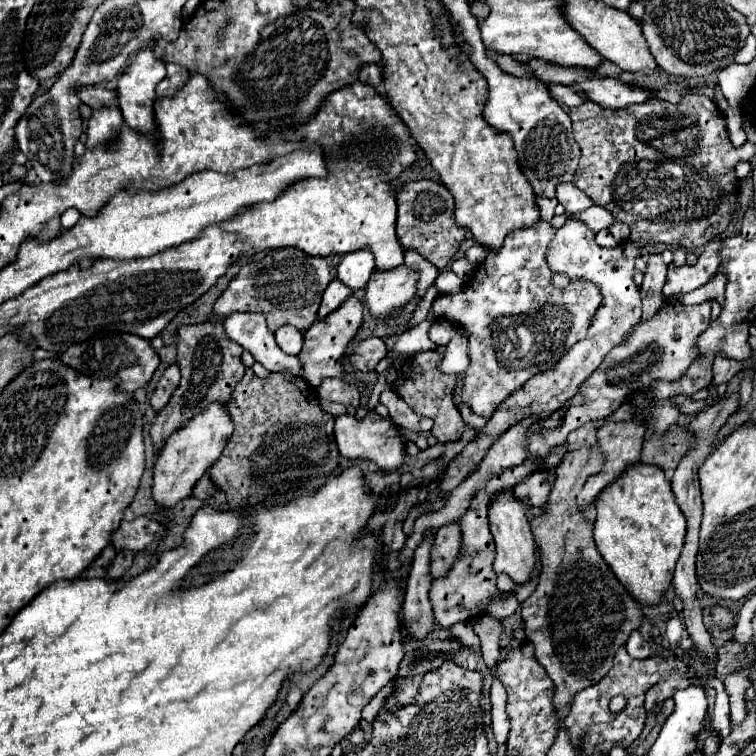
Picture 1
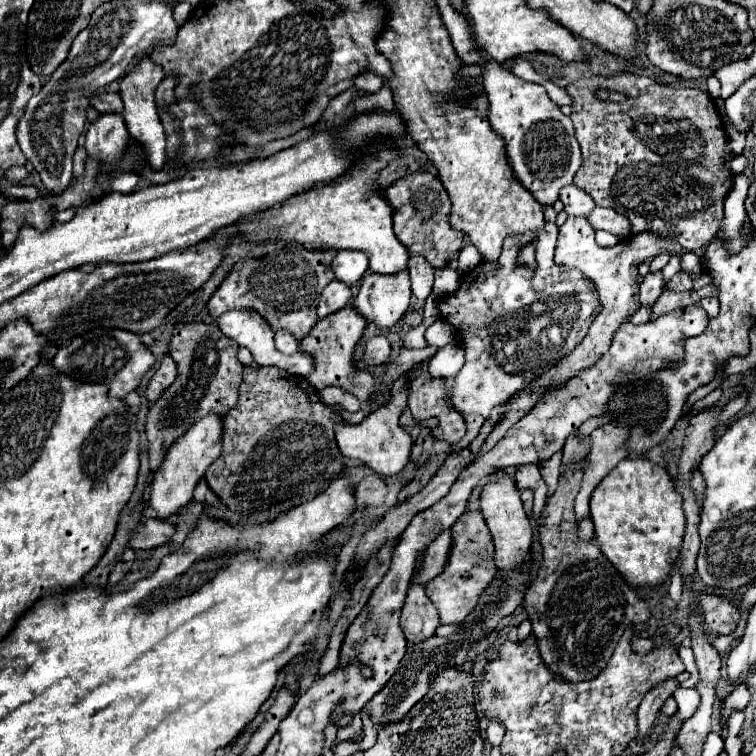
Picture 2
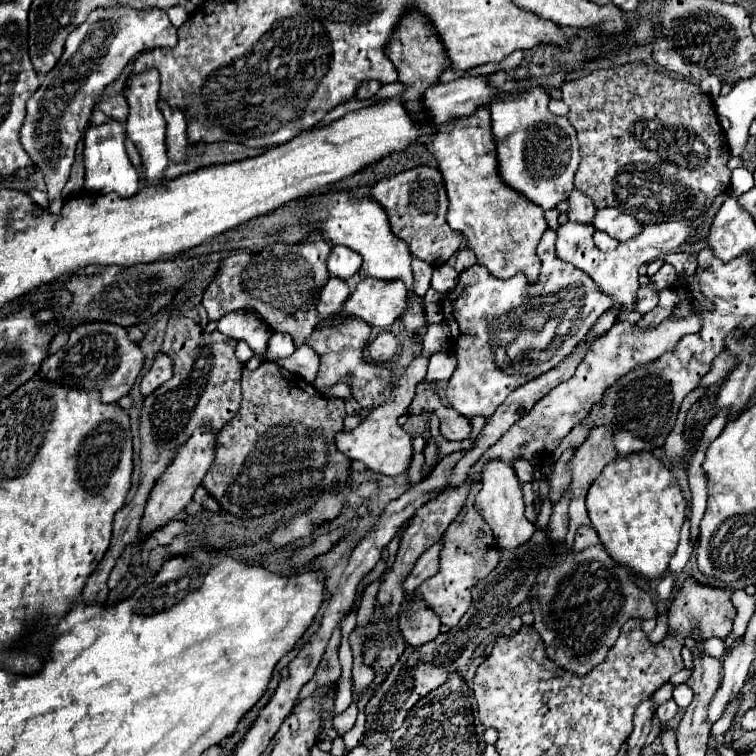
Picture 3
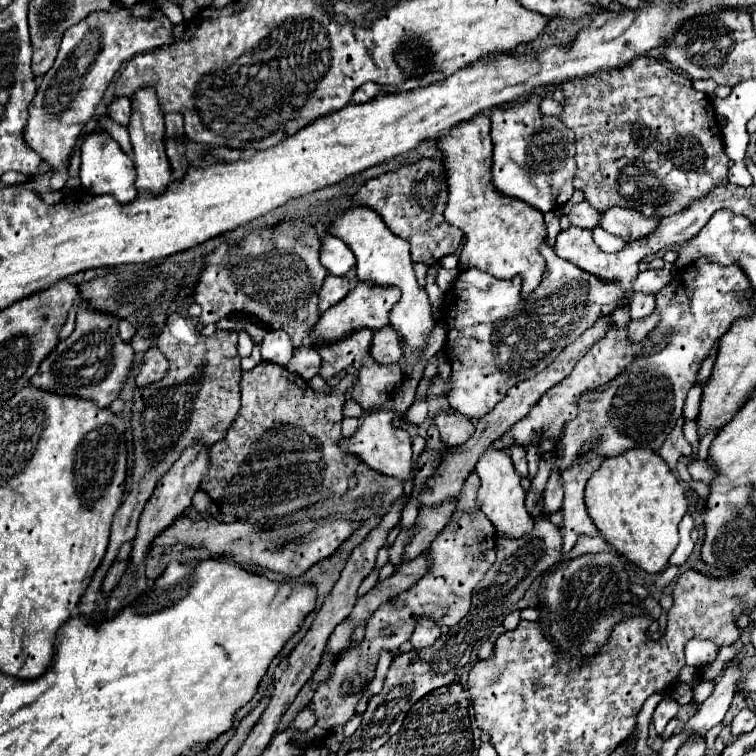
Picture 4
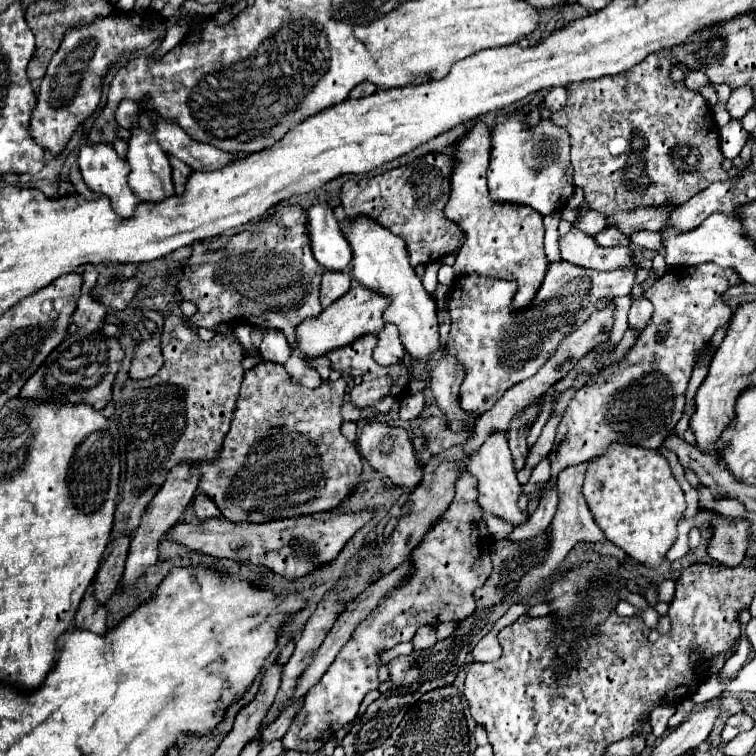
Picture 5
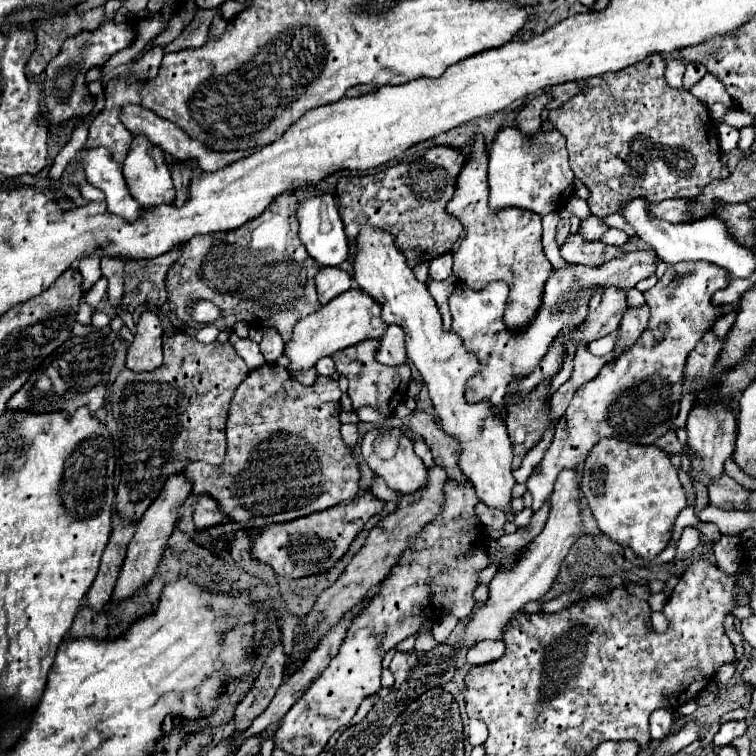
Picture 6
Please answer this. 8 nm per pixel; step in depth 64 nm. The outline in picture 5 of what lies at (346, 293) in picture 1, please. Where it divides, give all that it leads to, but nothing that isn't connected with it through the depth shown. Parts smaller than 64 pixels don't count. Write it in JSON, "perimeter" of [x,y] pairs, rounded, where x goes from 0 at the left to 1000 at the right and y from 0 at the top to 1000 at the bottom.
{"perimeter":[[[431,357],[423,373],[423,402],[431,407],[463,384],[463,365],[458,360]]]}

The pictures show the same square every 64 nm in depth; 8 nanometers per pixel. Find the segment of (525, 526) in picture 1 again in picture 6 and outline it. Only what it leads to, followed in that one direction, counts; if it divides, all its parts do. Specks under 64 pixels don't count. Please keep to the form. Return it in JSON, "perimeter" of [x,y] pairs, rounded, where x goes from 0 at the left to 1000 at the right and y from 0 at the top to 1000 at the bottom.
{"perimeter":[[[484,299],[474,310],[471,331],[474,339],[468,347],[468,370],[503,402],[508,426],[521,426],[534,434],[540,474],[566,511],[566,521],[582,553],[582,563],[595,579],[608,587],[608,622],[624,638],[632,659],[643,669],[656,669],[667,677],[677,677],[675,651],[683,638],[677,630],[677,587],[667,553],[661,553],[646,529],[616,529],[616,505],[635,489],[635,476],[624,463],[614,458],[606,442],[587,437],[585,415],[574,394],[569,392],[563,376],[548,368],[532,333],[521,325],[519,312],[513,312],[508,304]]]}

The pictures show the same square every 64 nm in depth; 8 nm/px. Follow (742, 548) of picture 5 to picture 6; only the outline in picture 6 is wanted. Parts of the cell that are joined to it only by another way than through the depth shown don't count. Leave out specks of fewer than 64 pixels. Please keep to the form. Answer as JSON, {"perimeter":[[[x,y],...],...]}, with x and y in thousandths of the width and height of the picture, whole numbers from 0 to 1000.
{"perimeter":[[[955,709],[944,720],[944,735],[947,735],[947,749],[952,757],[960,759],[974,759],[981,743],[981,717],[976,709]]]}

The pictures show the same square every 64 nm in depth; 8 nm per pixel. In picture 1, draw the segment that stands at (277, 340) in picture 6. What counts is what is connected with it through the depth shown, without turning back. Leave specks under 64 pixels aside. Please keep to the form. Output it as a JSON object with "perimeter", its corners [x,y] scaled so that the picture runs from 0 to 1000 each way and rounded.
{"perimeter":[[[376,431],[365,439],[365,452],[378,468],[394,468],[399,460],[399,450],[399,442],[392,439],[392,434],[386,431]]]}

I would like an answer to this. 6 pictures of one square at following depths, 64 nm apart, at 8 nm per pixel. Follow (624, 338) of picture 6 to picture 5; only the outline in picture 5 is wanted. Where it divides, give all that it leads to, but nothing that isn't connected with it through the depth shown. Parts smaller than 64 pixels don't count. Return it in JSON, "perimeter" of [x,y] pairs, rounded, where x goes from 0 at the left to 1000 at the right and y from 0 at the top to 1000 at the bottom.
{"perimeter":[[[854,394],[839,397],[831,413],[831,434],[839,439],[849,439],[860,426],[860,418],[862,418],[862,402]]]}

